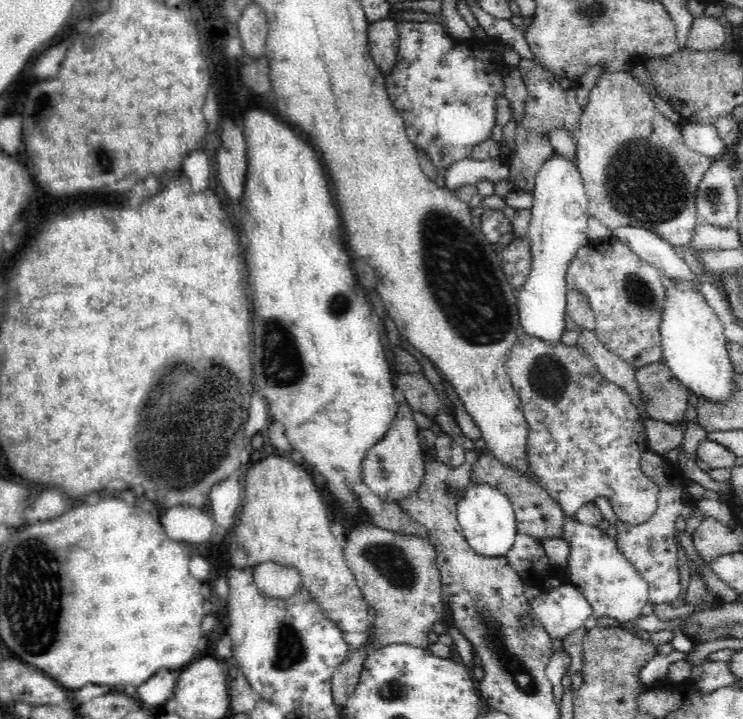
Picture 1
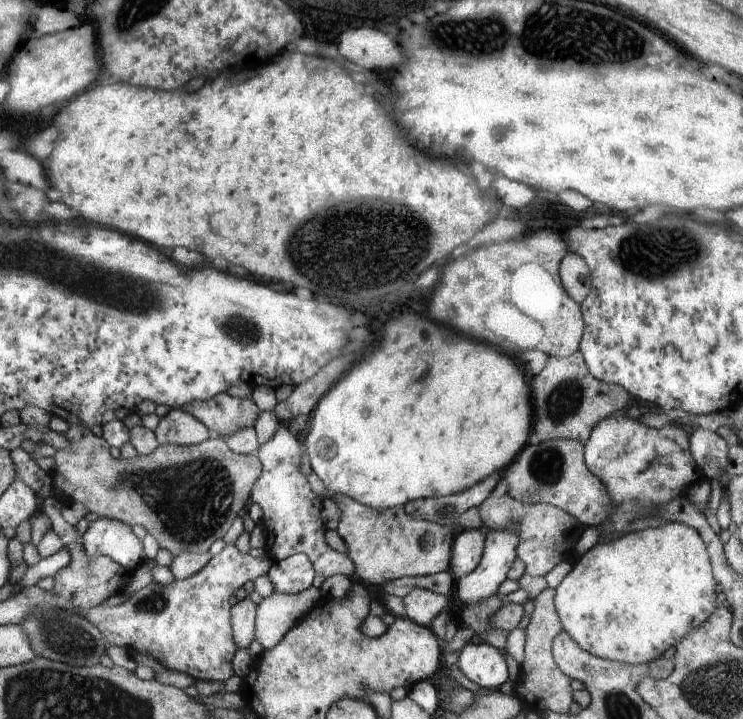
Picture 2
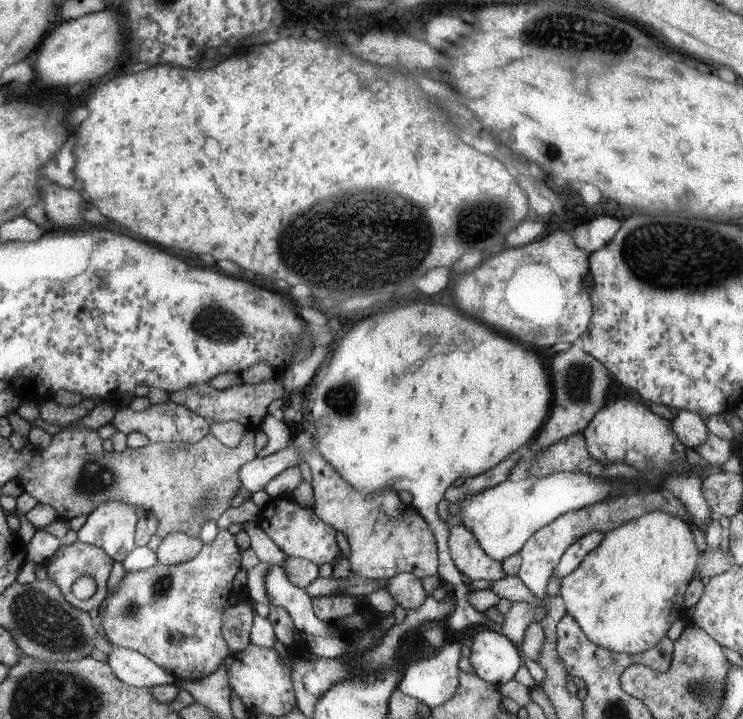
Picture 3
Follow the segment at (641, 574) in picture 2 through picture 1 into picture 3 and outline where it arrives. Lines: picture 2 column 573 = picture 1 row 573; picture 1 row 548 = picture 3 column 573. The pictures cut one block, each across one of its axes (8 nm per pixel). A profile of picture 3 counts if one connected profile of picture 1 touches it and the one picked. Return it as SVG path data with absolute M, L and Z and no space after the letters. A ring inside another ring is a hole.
M647 512L607 532L603 542L595 550L591 550L573 572L561 578L559 598L563 598L565 602L567 616L577 622L589 642L615 654L637 656L655 648L667 636L671 624L683 620L683 592L695 578L695 566L699 558L701 552L697 552L693 544L691 526L687 522L665 512Z

